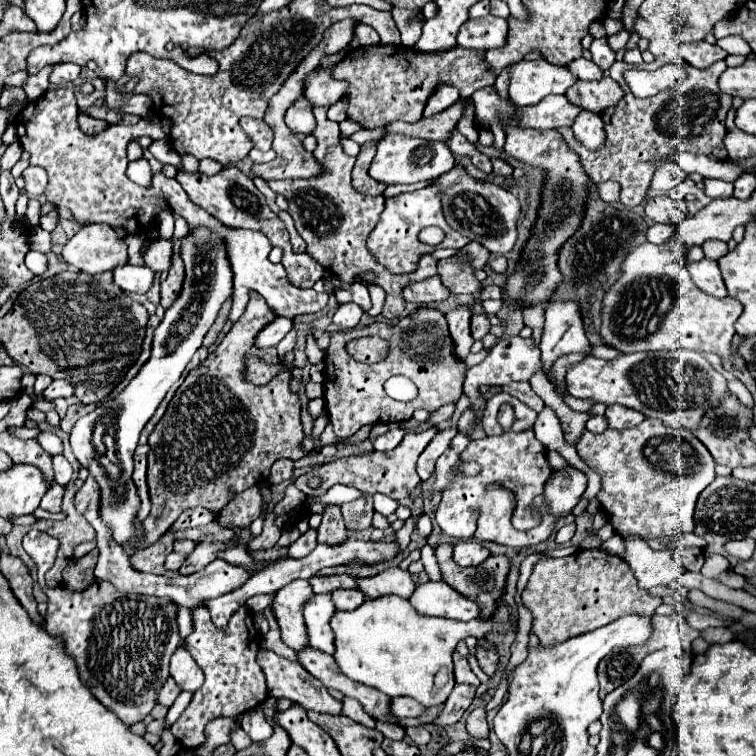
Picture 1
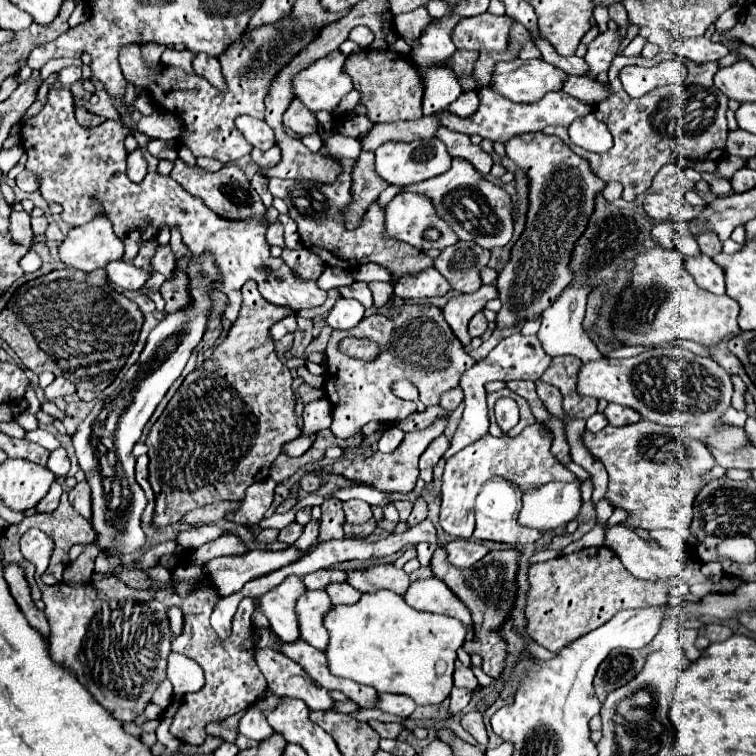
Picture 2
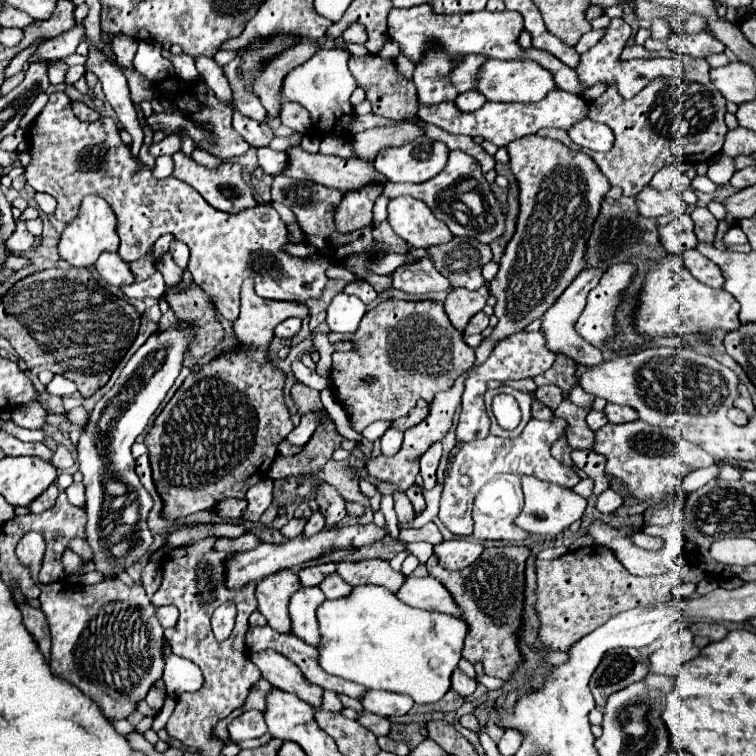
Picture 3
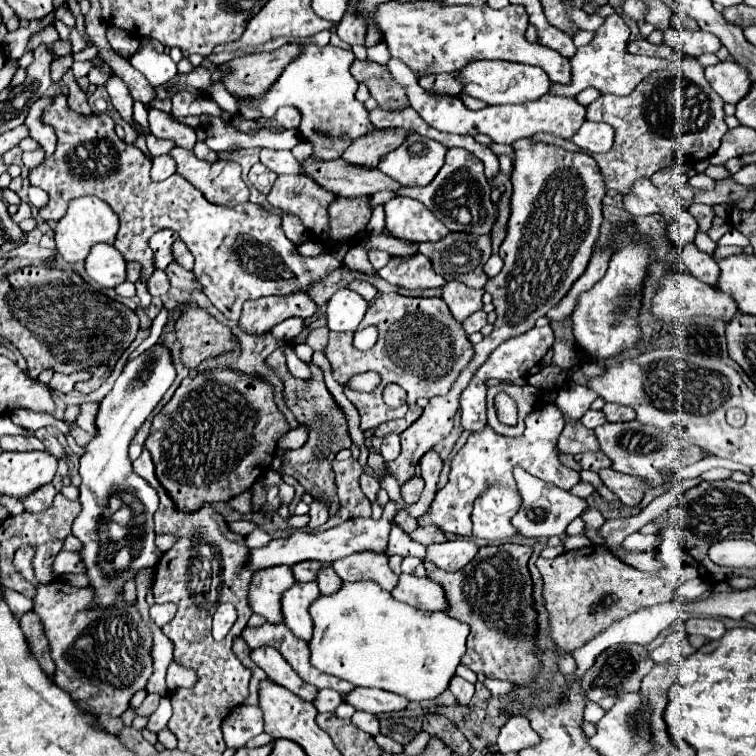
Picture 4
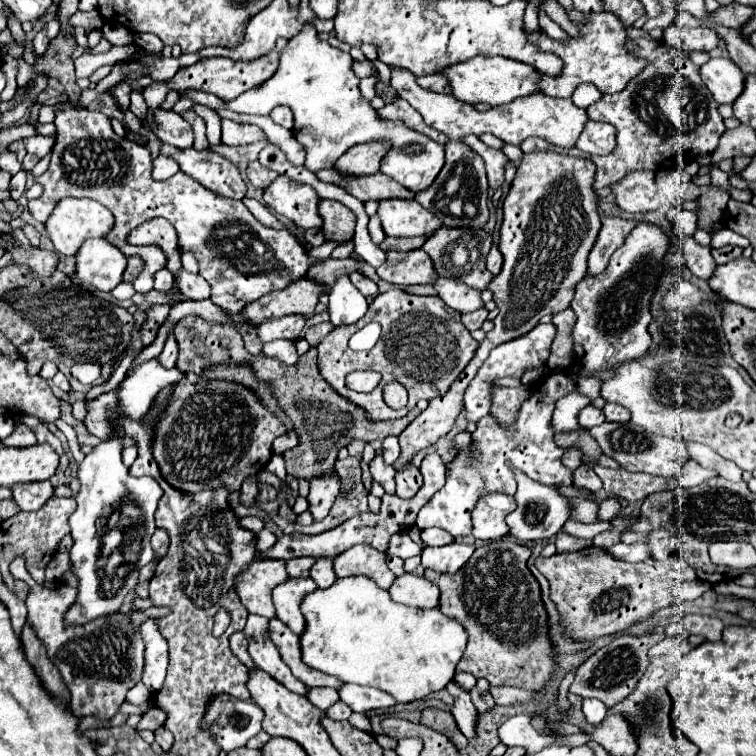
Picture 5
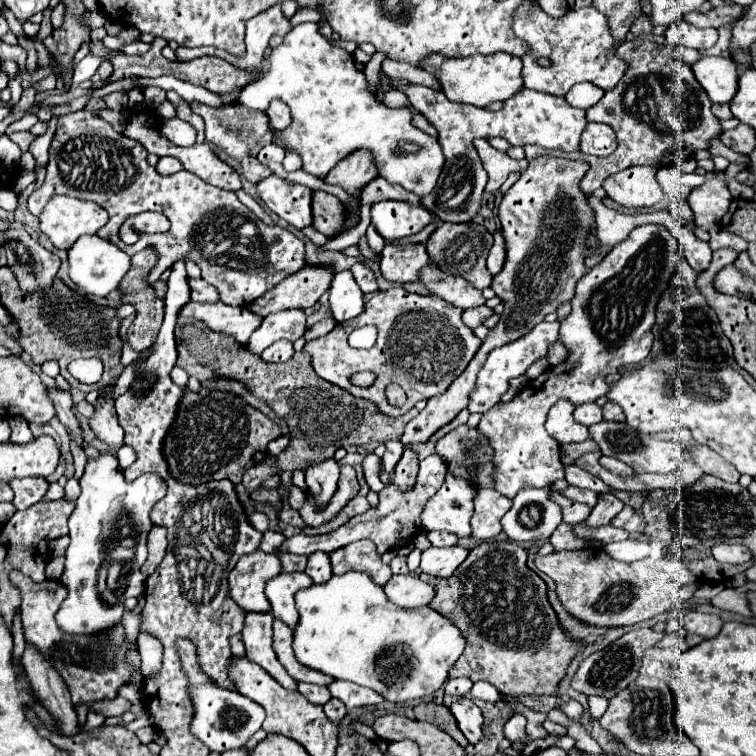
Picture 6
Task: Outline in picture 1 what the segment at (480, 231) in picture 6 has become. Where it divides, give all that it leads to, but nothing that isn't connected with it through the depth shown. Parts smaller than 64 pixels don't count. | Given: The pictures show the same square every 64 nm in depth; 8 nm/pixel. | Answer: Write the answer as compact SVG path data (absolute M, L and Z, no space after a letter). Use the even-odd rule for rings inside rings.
M470 242L458 250L458 254L438 260L438 274L444 280L444 286L454 294L474 294L480 288L476 280L476 266L486 266L490 252L484 246Z

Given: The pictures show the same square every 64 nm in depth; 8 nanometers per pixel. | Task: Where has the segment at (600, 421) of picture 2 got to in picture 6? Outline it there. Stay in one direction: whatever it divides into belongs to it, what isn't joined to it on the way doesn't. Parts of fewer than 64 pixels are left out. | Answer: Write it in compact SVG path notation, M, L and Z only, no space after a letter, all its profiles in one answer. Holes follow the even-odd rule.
M586 402L586 404L578 404L574 410L574 420L584 424L584 426L592 426L596 422L602 420L602 410L596 402Z

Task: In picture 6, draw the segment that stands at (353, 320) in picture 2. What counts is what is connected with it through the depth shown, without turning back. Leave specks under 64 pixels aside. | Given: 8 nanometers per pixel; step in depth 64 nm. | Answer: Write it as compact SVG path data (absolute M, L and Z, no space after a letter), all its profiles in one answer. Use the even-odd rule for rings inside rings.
M342 270L334 276L330 286L330 310L336 322L356 318L364 310L362 292L350 270Z

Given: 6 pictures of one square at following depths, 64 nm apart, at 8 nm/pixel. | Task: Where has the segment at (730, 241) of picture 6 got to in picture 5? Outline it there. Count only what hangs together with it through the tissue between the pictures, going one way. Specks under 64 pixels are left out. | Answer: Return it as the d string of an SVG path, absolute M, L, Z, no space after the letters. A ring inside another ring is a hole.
M718 228L718 230L714 230L712 232L712 248L722 248L722 246L726 246L726 244L732 244L732 246L740 246L740 248L746 248L750 242L744 238L744 236L740 236L740 234L736 234L734 230L730 230L730 228Z

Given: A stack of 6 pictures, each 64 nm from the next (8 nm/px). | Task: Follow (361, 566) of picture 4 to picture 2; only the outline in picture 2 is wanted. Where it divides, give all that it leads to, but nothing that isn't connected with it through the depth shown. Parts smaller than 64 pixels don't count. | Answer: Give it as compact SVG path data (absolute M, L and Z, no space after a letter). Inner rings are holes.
M372 564L364 570L346 570L346 582L360 592L386 588L402 594L410 584L410 576L404 570L396 570L392 564Z

